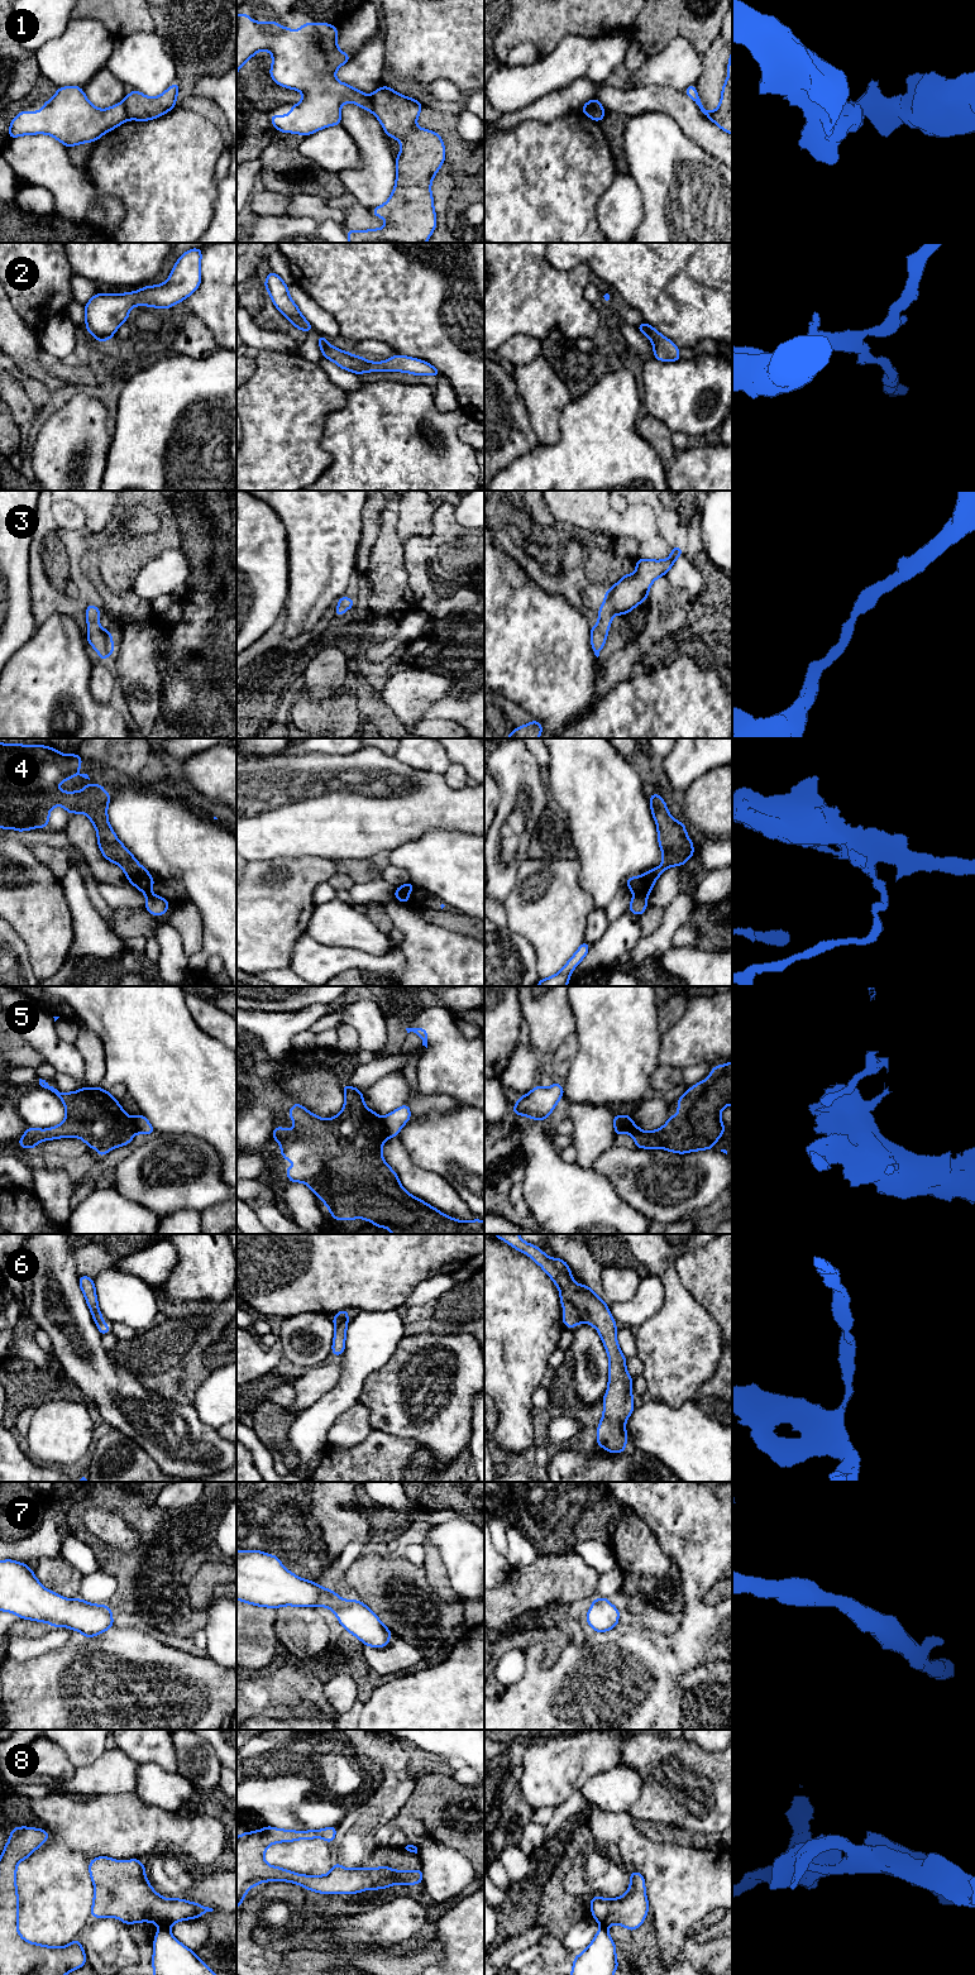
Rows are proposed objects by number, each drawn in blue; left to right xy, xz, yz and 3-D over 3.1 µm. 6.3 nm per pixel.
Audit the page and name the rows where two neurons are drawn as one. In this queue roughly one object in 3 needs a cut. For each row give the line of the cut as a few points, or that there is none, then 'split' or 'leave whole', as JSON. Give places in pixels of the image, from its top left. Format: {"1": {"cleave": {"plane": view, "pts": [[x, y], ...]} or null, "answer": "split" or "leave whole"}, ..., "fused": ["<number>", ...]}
{"1": {"cleave": {"plane": "yz", "pts": [[602, 106], [592, 106], [583, 113]]}, "answer": "split"}, "2": {"cleave": null, "answer": "leave whole"}, "3": {"cleave": null, "answer": "leave whole"}, "4": {"cleave": {"plane": "yz", "pts": [[637, 893], [645, 897]]}, "answer": "split"}, "5": {"cleave": {"plane": "xz", "pts": [[381, 1118], [383, 1131], [388, 1136]]}, "answer": "split"}, "6": {"cleave": null, "answer": "leave whole"}, "7": {"cleave": null, "answer": "leave whole"}, "8": {"cleave": {"plane": "xy", "pts": [[161, 1925], [168, 1928]]}, "answer": "split"}, "fused": ["1", "4", "5", "8"]}

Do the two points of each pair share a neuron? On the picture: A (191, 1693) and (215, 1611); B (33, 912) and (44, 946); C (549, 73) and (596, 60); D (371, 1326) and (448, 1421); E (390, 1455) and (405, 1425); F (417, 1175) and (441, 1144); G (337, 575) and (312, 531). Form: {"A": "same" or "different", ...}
{"A": "different", "B": "same", "C": "same", "D": "different", "E": "different", "F": "different", "G": "same"}

